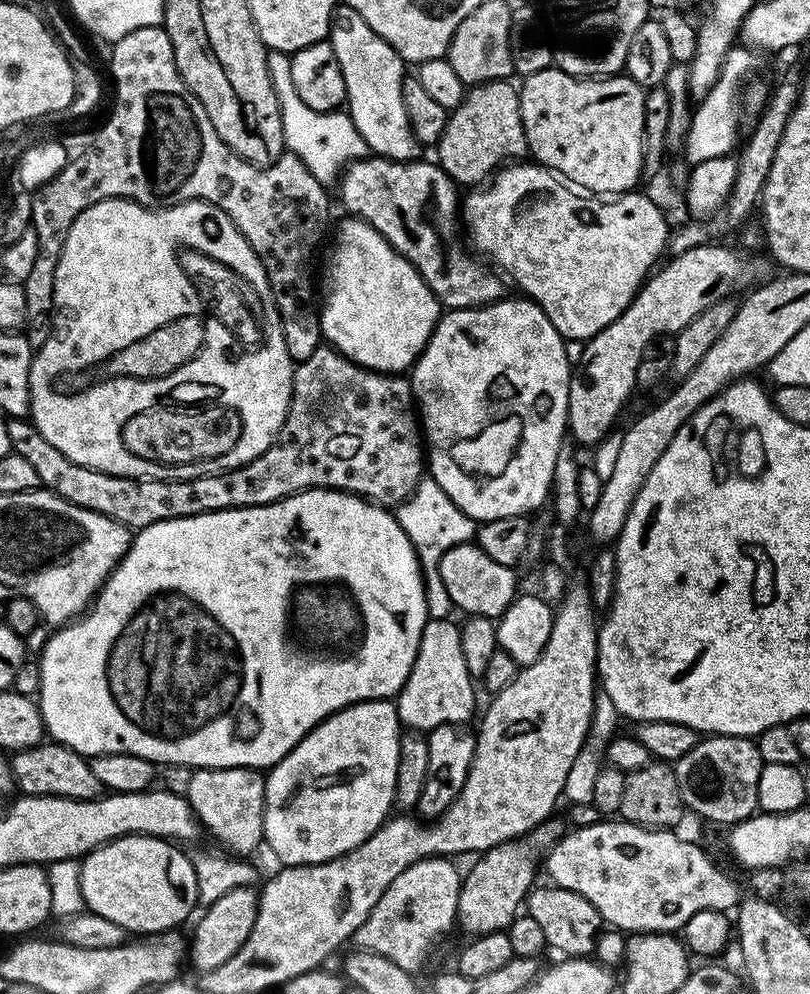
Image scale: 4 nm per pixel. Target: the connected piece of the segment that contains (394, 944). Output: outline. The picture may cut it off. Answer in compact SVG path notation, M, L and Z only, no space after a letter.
M428 856L398 874L355 932L353 943L359 949L382 954L404 972L418 971L437 938L455 925L462 874L453 864L449 857Z

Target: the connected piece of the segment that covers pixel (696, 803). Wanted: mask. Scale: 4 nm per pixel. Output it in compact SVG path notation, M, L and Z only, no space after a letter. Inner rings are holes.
M705 735L674 764L682 802L689 813L697 812L712 824L741 824L758 808L758 778L764 760L758 754L755 739L746 736Z

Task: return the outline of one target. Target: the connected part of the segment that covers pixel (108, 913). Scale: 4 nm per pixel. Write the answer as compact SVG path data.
M120 836L89 852L79 865L80 894L87 911L110 918L110 922L122 926L128 934L155 934L179 929L179 924L192 911L197 911L198 878L191 855L176 848L179 847L161 840L159 836Z

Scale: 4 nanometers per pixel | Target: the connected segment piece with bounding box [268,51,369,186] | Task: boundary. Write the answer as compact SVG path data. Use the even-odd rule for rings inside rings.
M269 51L268 69L280 103L284 147L307 166L310 174L314 174L314 178L318 178L320 184L335 185L348 165L353 164L355 160L365 159L369 155L368 143L362 138L362 134L358 134L352 117L347 111L310 110L310 106L306 106L306 102L298 98L298 90L294 90L294 78L290 78L291 65L289 53Z

